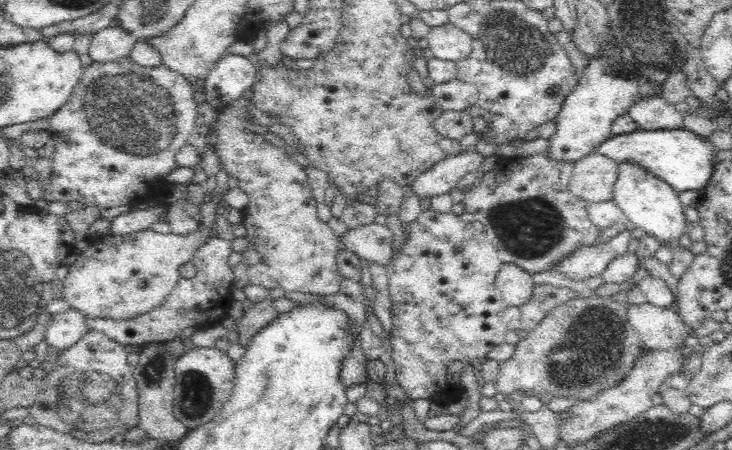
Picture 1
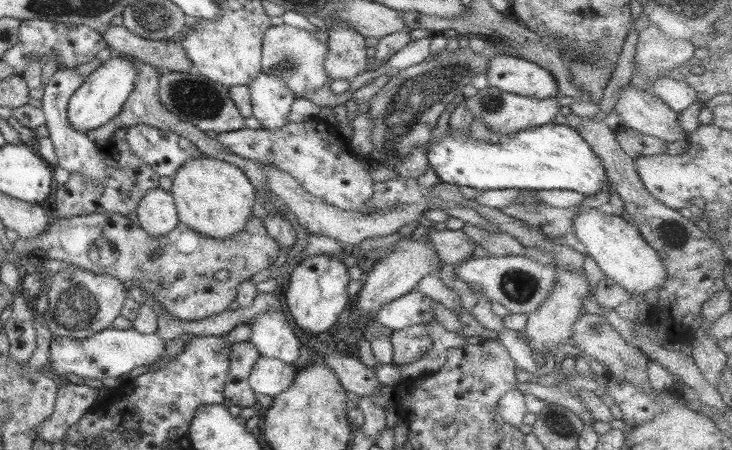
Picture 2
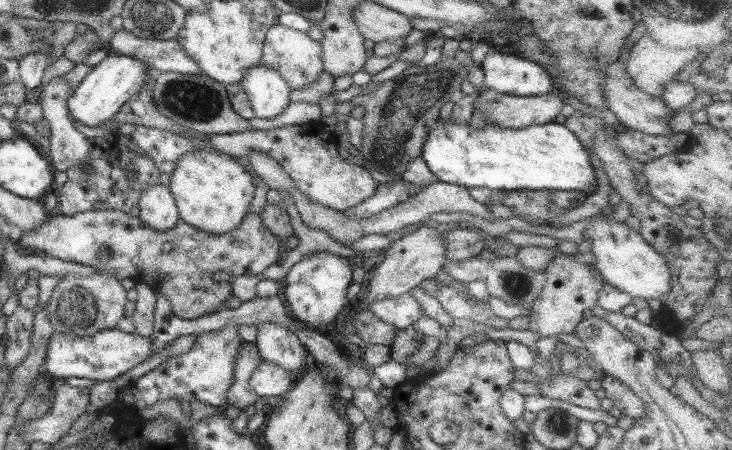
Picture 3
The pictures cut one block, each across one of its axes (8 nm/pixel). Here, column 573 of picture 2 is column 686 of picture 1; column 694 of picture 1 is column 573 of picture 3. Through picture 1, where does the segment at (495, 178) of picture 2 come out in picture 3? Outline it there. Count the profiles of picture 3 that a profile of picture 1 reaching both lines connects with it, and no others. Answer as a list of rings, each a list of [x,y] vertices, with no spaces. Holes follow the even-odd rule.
[[[438,118],[427,132],[421,157],[438,181],[466,188],[492,188],[495,191],[584,191],[597,180],[589,163],[588,153],[576,135],[566,128],[565,124],[555,122],[530,125],[526,128],[504,128],[492,123],[473,127],[470,122],[460,124],[451,118],[443,122]]]

